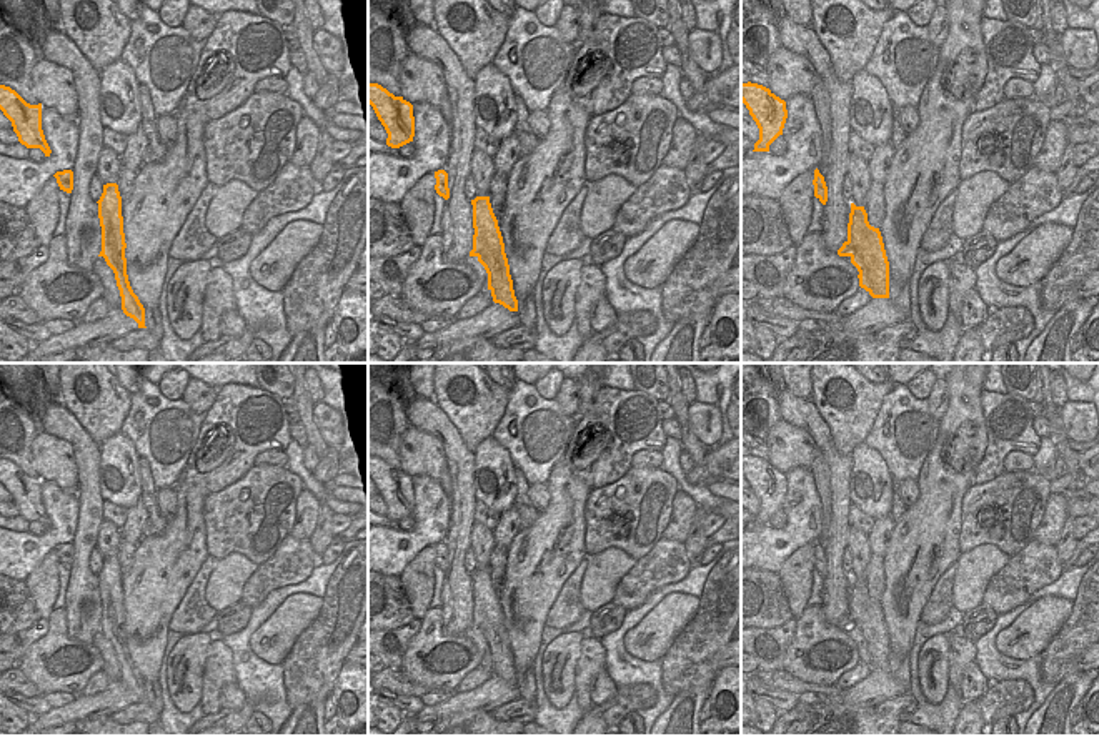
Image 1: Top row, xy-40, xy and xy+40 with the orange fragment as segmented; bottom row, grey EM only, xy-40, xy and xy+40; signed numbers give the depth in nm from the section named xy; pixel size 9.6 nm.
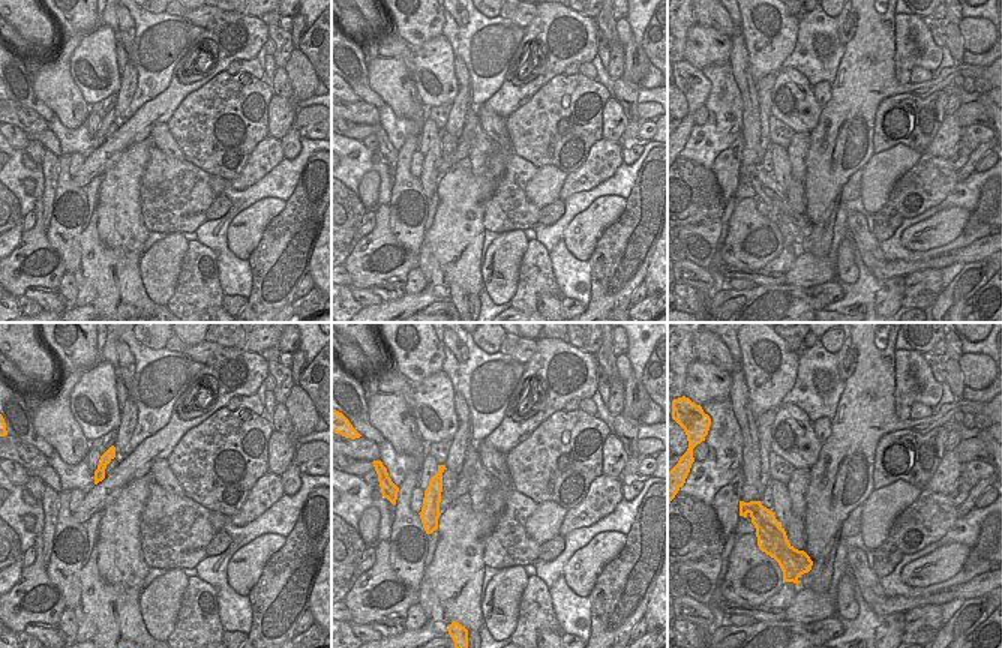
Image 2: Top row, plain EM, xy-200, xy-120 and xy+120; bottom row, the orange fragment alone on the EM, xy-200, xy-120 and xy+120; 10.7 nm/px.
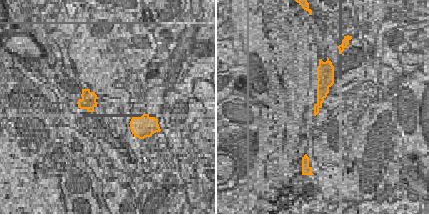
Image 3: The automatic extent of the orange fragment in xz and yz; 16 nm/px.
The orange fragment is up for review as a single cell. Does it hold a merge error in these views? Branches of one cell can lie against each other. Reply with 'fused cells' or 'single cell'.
fused cells

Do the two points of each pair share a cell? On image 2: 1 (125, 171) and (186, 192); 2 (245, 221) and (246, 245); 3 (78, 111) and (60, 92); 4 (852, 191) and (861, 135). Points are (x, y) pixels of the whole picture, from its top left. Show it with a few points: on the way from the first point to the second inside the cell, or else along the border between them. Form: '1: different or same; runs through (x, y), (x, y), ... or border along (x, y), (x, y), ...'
1: different; border along (152, 143), (140, 188), (140, 210), (143, 213)
2: same; runs through (246, 227), (246, 239)
3: same; runs through (74, 107), (63, 96)
4: different; border along (861, 168), (849, 177), (837, 197)

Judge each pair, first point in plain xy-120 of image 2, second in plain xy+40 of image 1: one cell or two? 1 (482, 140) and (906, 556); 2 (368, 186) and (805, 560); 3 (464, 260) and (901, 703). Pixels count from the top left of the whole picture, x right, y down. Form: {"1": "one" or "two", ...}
{"1": "two", "2": "one", "3": "two"}

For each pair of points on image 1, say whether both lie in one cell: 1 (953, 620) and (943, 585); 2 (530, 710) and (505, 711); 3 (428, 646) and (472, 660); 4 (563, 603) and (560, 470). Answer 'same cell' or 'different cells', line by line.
1: different cells
2: same cell
3: same cell
4: different cells

